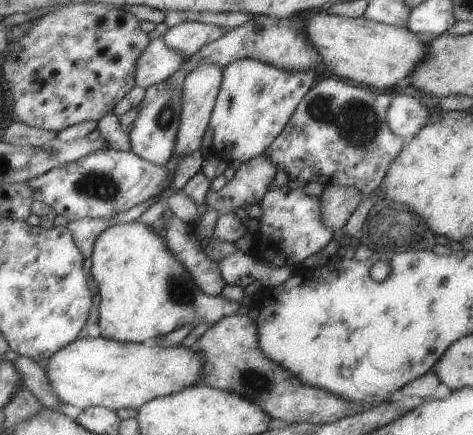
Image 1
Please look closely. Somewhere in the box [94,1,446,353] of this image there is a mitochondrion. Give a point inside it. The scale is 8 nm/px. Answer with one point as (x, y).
(357, 123)

